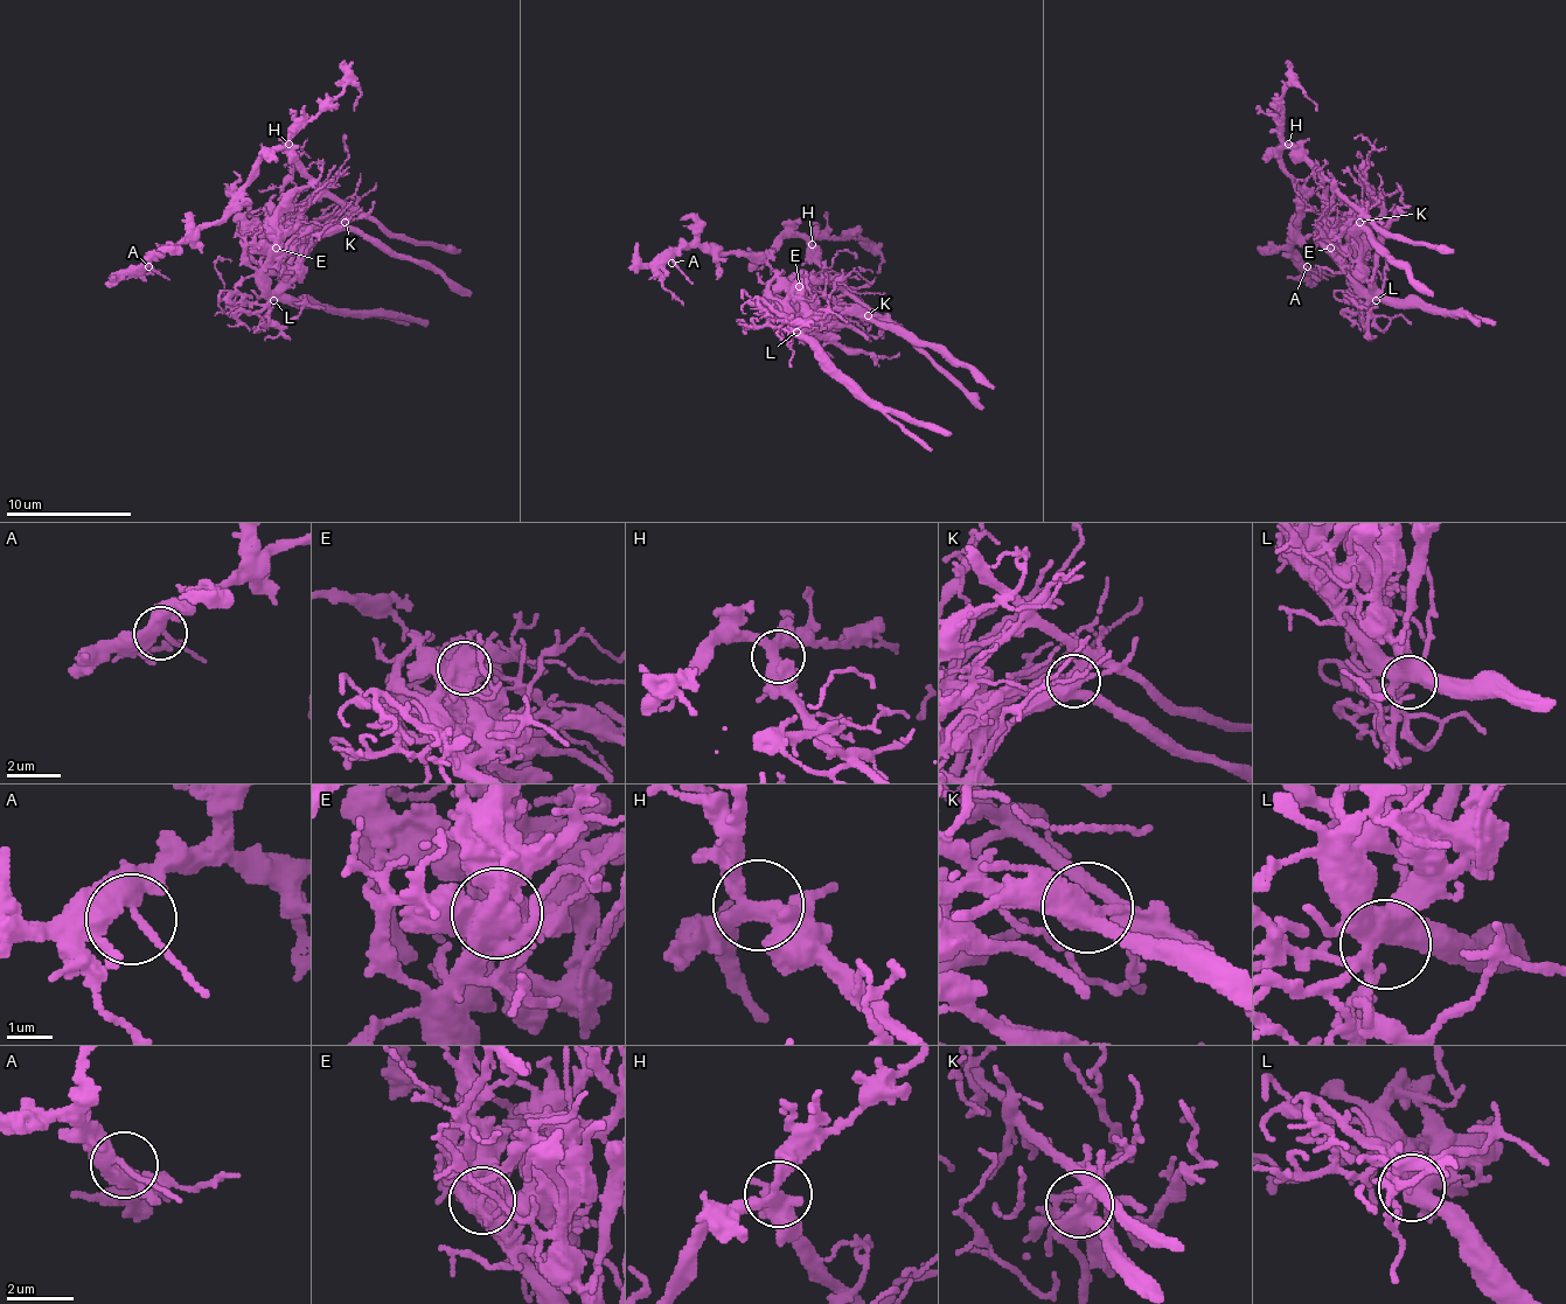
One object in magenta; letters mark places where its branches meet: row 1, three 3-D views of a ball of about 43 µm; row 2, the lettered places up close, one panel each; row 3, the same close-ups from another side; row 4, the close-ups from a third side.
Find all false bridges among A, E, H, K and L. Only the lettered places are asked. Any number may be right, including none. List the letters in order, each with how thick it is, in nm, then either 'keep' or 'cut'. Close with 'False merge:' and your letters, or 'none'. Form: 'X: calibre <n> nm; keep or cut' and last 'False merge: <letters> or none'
A: calibre 320 nm; keep
E: calibre 550 nm; cut
H: calibre 360 nm; keep
K: calibre 440 nm; cut
L: calibre 480 nm; keep
False merge: E, K

